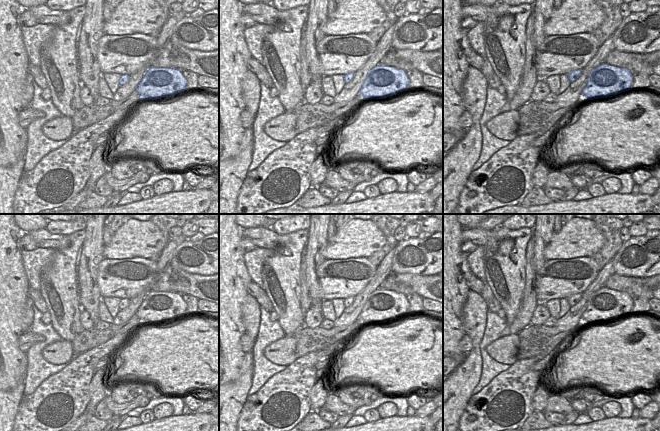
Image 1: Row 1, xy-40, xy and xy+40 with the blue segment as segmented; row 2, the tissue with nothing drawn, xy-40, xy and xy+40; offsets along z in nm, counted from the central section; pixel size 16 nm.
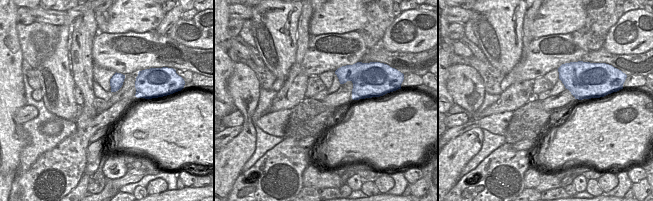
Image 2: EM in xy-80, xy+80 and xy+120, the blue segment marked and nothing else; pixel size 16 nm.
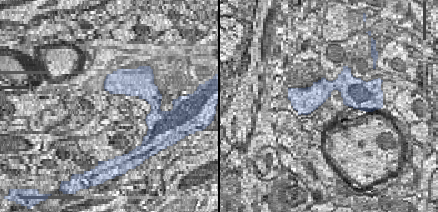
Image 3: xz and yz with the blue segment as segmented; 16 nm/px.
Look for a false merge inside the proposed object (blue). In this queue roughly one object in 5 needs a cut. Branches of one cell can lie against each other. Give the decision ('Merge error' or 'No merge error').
No merge error

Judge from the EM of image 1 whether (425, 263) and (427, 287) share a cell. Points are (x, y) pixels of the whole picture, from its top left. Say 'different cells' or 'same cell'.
different cells

